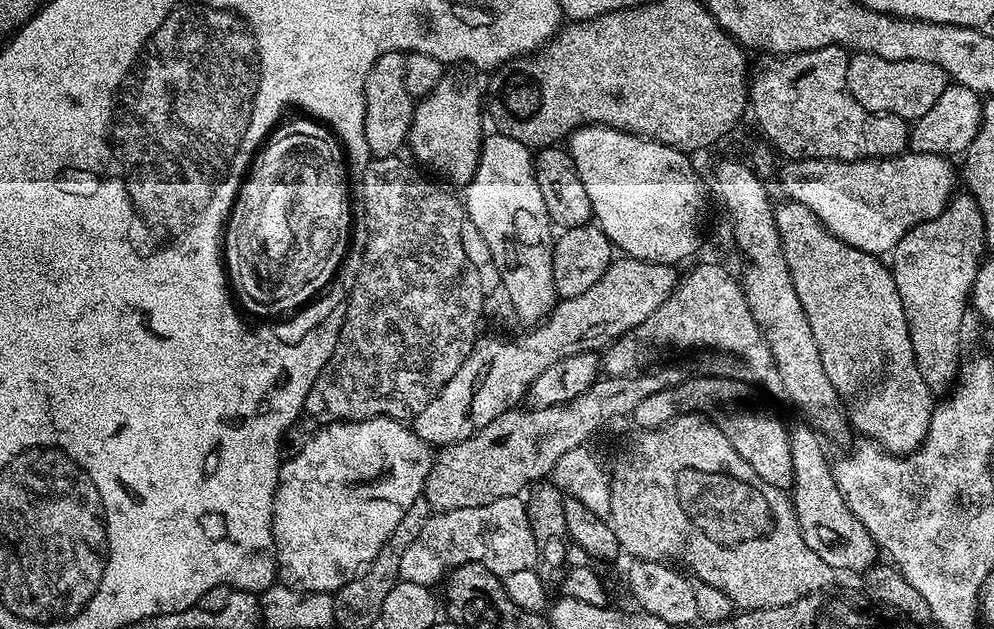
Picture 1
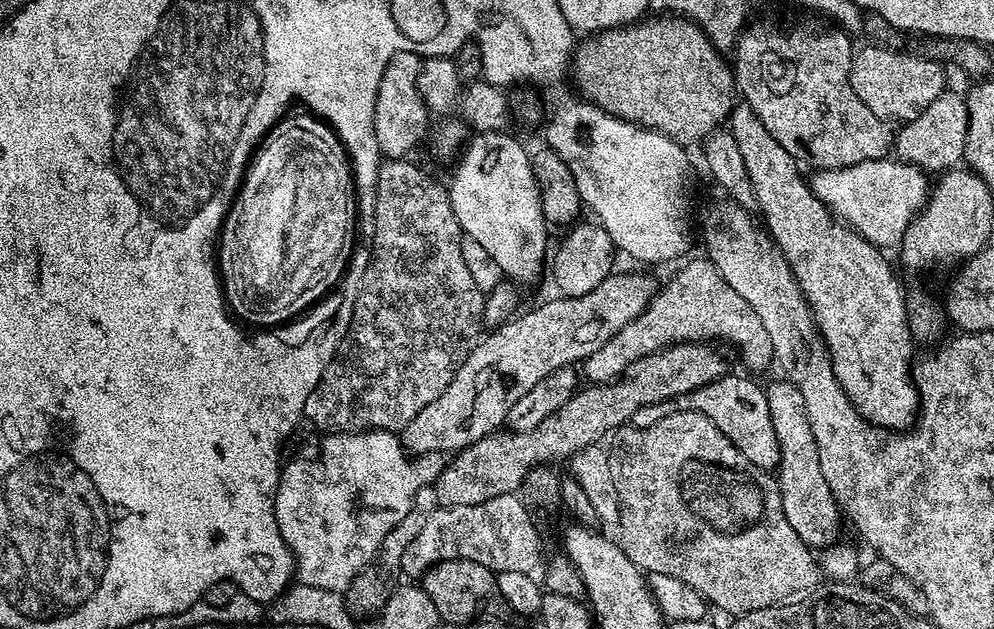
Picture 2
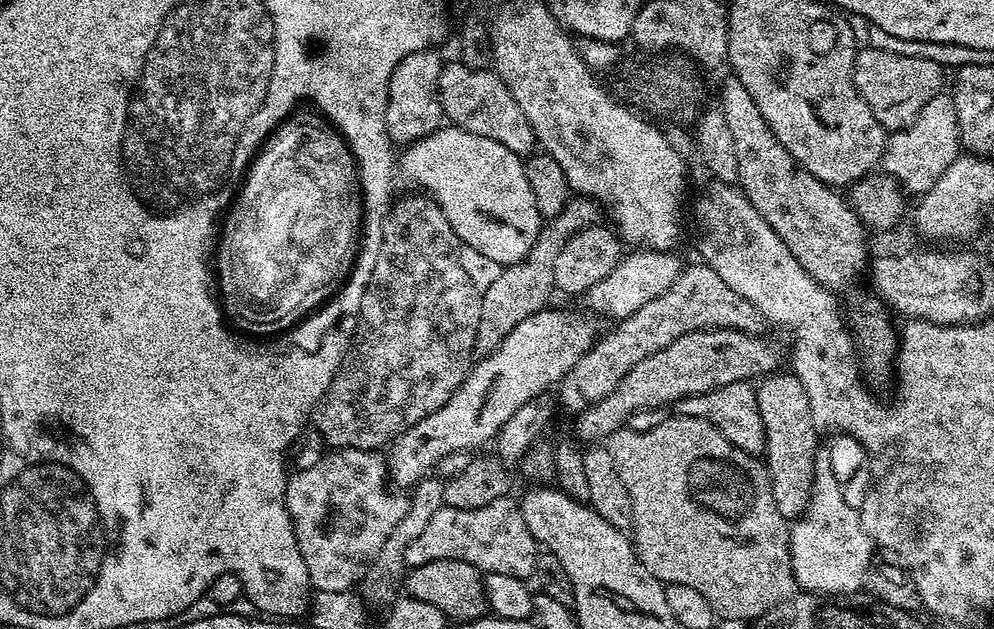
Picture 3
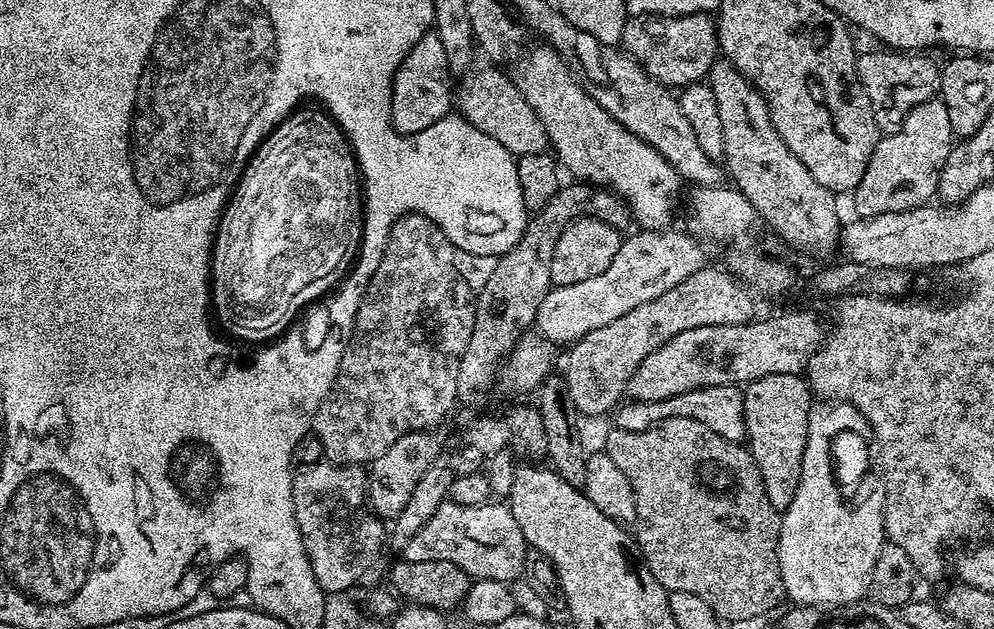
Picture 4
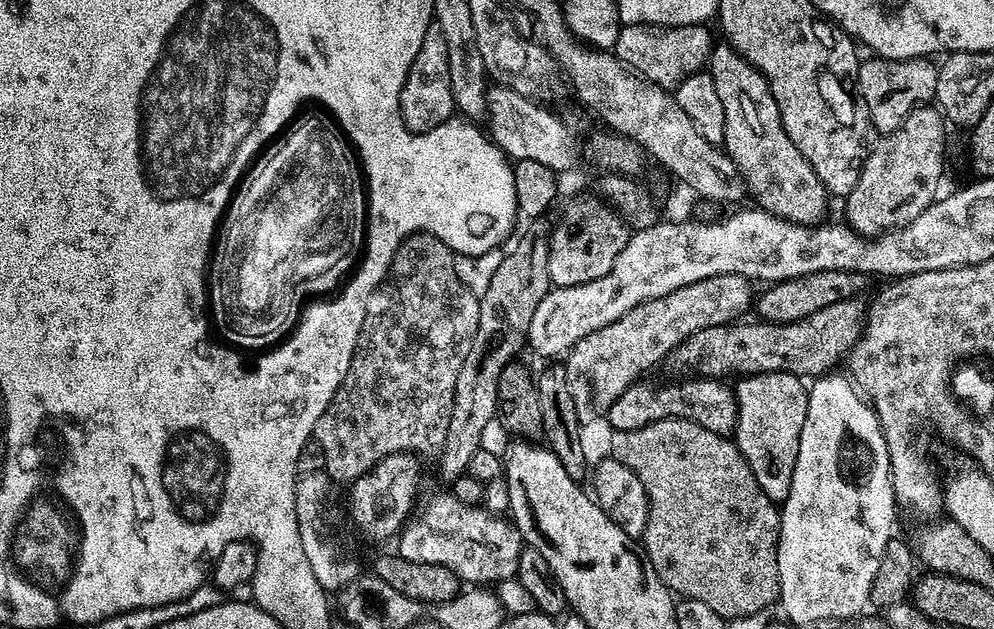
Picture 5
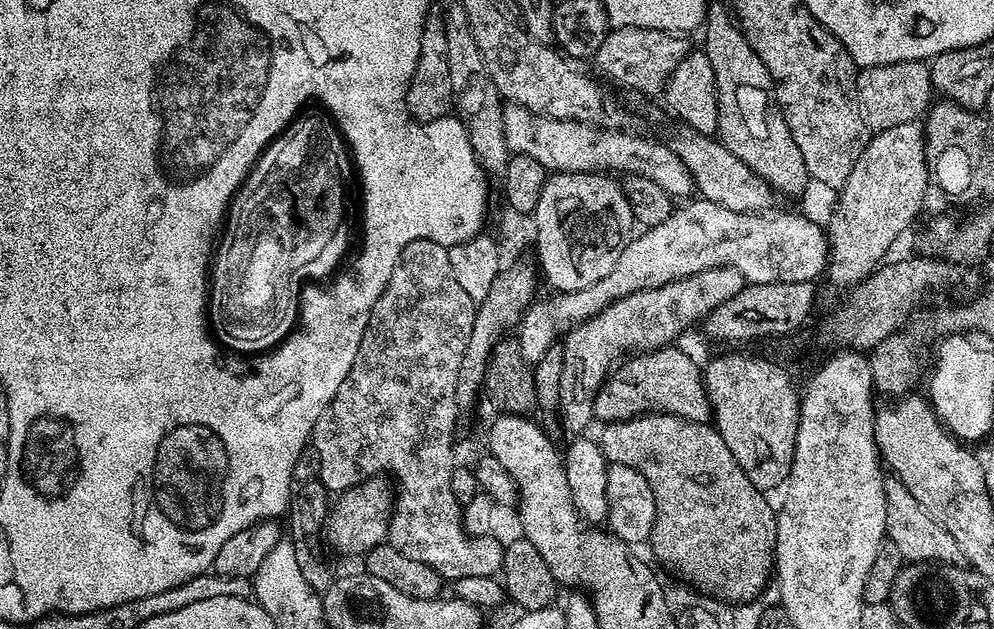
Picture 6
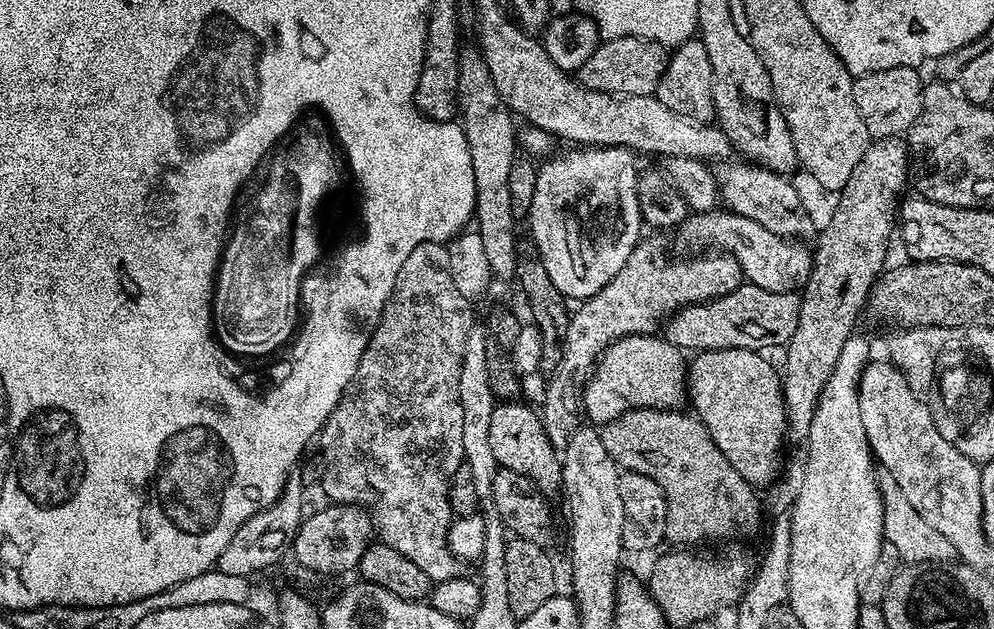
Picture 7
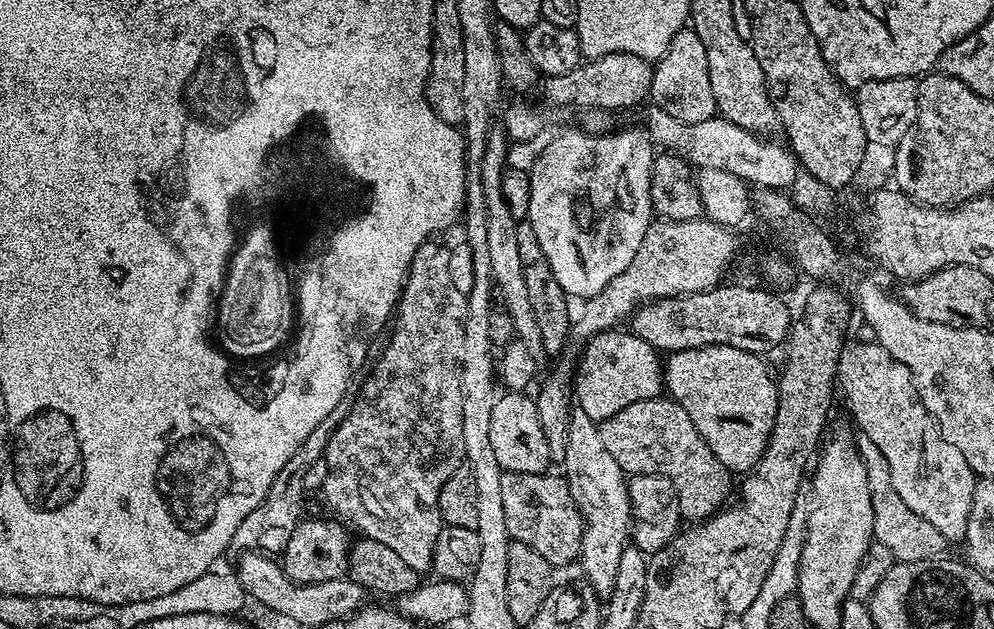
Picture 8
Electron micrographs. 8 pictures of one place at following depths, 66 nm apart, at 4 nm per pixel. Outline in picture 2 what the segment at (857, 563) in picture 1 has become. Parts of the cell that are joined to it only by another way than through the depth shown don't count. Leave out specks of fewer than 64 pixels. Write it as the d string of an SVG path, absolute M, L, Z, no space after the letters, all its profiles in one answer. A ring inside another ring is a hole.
M777 378L772 385L767 385L766 391L770 422L774 422L774 434L778 434L780 447L778 483L782 514L786 514L786 522L794 526L794 534L798 534L804 544L814 550L827 549L841 539L842 508L836 503L830 486L826 486L826 477L818 462L818 442L814 442L814 430L810 430L810 418L806 414L802 390L798 390L798 386L794 386L789 380Z

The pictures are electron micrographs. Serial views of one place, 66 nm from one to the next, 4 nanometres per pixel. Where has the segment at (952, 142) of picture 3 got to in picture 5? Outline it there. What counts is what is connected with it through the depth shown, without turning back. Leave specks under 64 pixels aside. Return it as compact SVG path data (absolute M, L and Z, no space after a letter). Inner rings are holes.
M921 106L910 113L898 130L883 133L879 137L880 141L877 144L875 141L869 147L864 164L860 167L858 182L854 182L854 190L850 190L846 197L845 204L848 205L844 208L843 219L849 228L854 229L859 236L883 236L894 228L905 228L914 222L914 218L918 218L918 214L922 214L922 210L931 206L932 201L937 199L936 187L944 172L944 124L945 117L935 107Z

